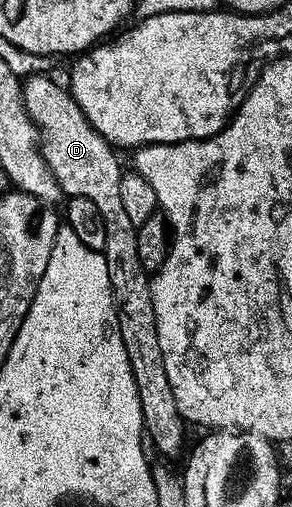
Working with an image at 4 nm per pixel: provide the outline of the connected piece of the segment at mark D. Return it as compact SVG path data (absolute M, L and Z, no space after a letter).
M47 74L27 76L22 86L22 100L29 116L39 128L39 151L45 163L52 169L63 194L69 198L74 196L92 199L104 219L106 243L102 250L105 263L108 265L109 283L112 285L114 303L117 305L120 337L124 341L124 349L128 352L128 365L132 365L132 377L136 381L136 393L142 410L142 426L145 434L154 442L154 447L162 455L178 455L182 451L182 442L186 439L188 424L183 419L176 405L176 397L172 397L172 385L168 385L168 373L164 370L164 357L160 353L160 333L156 333L155 307L151 301L151 280L143 269L140 257L137 256L137 227L132 225L124 204L121 203L120 181L124 174L115 148L87 120L79 103L69 90L50 79Z

